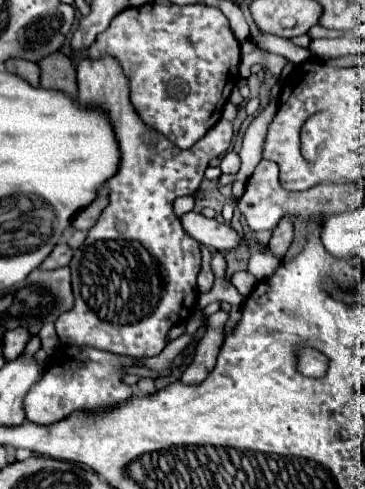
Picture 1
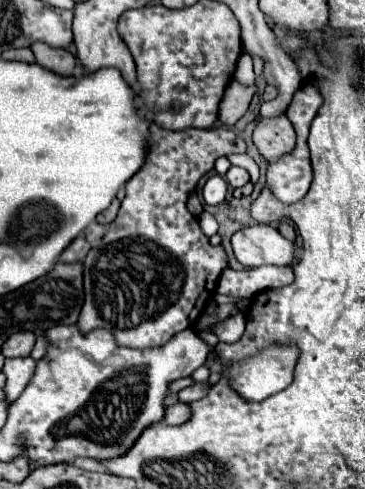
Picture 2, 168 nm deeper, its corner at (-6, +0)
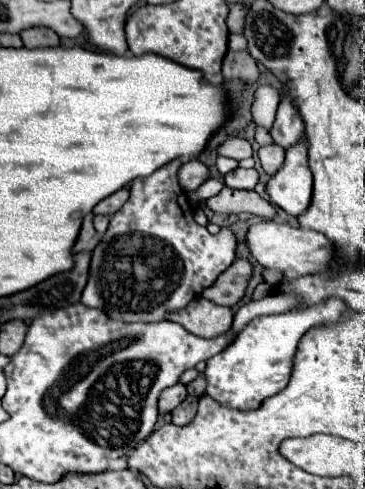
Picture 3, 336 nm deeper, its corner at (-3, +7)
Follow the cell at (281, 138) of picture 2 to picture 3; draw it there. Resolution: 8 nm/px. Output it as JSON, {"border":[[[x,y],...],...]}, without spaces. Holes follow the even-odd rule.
{"border":[[[275,142],[259,148],[259,160],[261,160],[261,166],[267,174],[275,174],[281,168],[283,158],[285,158],[285,148]]]}

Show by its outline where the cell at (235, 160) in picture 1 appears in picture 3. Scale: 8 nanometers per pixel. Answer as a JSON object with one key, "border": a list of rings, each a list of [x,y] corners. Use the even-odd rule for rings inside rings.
{"border":[[[235,168],[229,174],[225,174],[225,186],[237,188],[237,190],[253,190],[257,184],[259,176],[257,170],[245,170],[245,168]]]}

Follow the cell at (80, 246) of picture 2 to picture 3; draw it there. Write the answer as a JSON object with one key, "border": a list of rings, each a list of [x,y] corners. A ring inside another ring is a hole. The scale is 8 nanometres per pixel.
{"border":[[[93,214],[85,216],[83,226],[81,226],[81,232],[79,232],[79,238],[77,238],[75,246],[73,246],[73,252],[85,252],[85,250],[93,250],[93,248],[97,246],[99,238],[97,238],[97,232],[95,232],[95,228],[93,228],[91,218],[93,218]]]}

